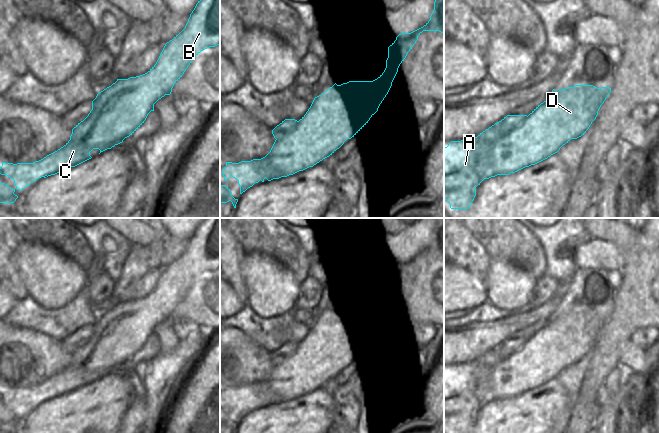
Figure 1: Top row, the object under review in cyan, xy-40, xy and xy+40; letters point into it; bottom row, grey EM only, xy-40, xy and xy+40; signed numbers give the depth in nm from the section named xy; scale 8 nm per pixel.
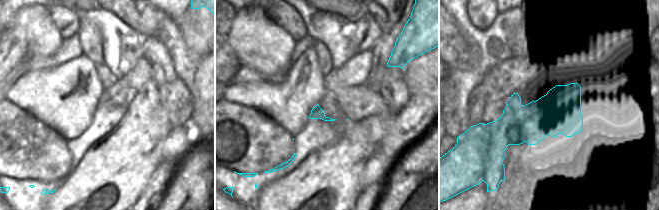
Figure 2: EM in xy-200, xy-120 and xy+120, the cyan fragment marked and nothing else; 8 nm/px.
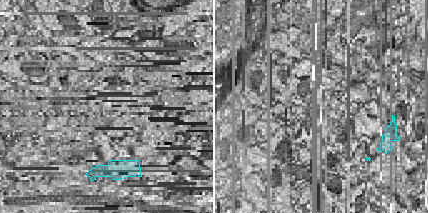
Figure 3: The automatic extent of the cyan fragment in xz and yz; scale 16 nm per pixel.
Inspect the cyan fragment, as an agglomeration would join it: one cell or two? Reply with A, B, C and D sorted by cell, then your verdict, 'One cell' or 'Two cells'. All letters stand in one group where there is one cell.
Groups: A B C D. One cell.

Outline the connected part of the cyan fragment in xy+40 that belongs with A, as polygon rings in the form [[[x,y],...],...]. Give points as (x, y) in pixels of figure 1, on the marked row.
[[[575,85],[558,92],[553,89],[552,96],[528,116],[507,115],[473,139],[451,141],[444,148],[444,201],[450,204],[451,209],[469,209],[476,196],[476,187],[484,179],[515,173],[557,153],[571,139],[577,139],[586,133],[610,92],[609,87],[597,88],[593,85]]]

